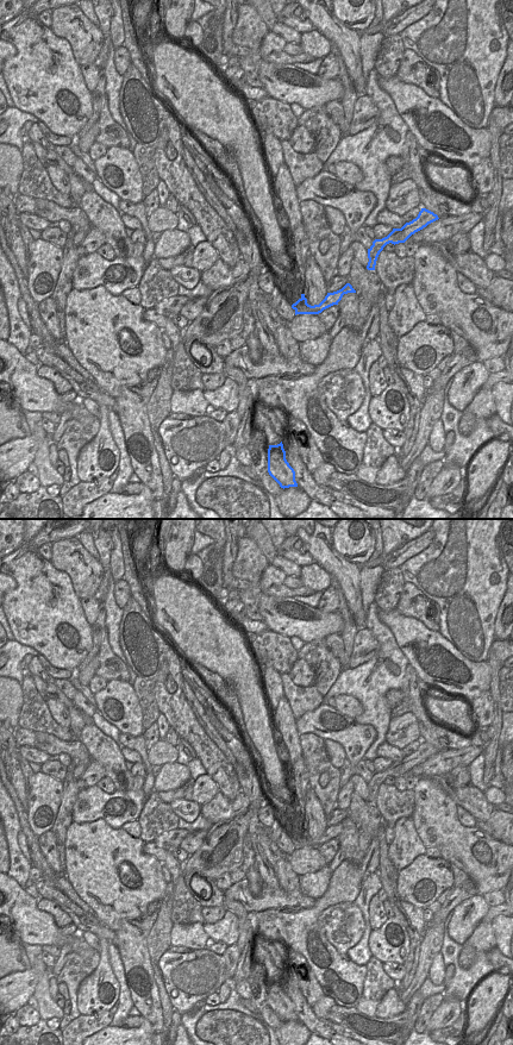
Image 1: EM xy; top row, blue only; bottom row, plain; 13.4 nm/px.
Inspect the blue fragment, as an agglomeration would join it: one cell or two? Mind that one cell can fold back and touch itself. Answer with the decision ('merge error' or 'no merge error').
no merge error

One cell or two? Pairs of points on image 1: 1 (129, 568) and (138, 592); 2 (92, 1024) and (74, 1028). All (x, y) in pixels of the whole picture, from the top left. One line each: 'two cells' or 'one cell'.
1: one cell
2: one cell

